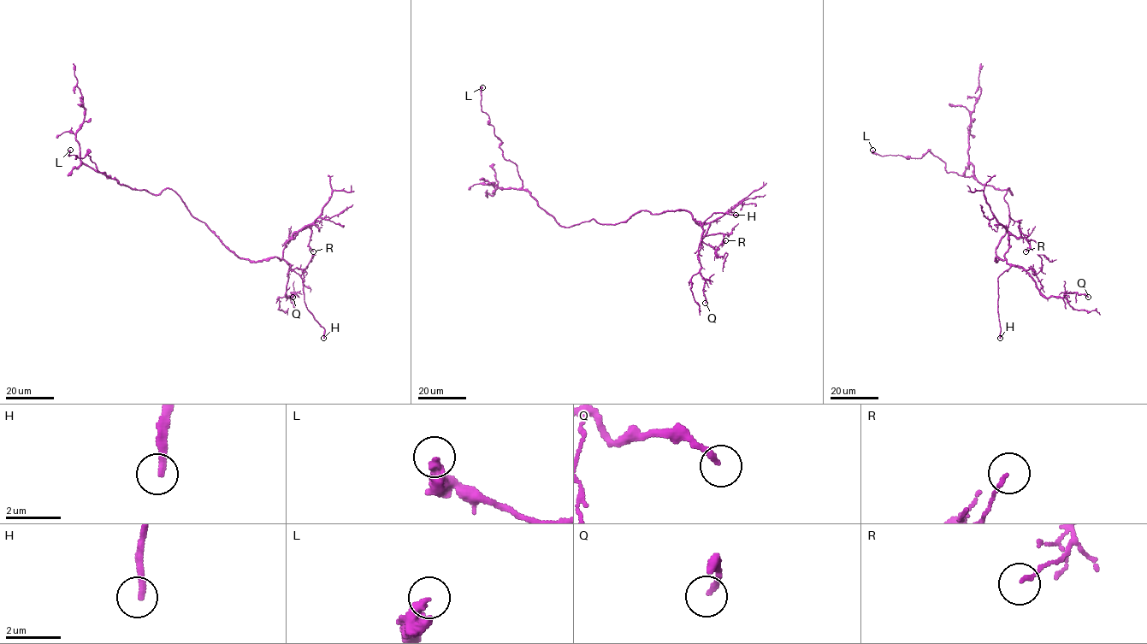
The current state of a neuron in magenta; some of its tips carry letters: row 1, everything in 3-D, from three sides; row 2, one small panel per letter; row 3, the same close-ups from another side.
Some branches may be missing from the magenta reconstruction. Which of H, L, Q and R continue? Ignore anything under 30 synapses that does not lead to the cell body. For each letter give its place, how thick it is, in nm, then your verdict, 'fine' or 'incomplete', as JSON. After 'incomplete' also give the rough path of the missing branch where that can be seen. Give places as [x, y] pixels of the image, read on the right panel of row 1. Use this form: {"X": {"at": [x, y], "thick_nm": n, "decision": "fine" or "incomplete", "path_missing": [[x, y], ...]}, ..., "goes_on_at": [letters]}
{"H": {"at": [1000, 338], "thick_nm": 240, "decision": "incomplete"}, "L": {"at": [872, 150], "thick_nm": 240, "decision": "fine"}, "Q": {"at": [1088, 297], "thick_nm": 200, "decision": "fine"}, "R": {"at": [1025, 251], "thick_nm": 120, "decision": "fine"}, "goes_on_at": ["H"]}

